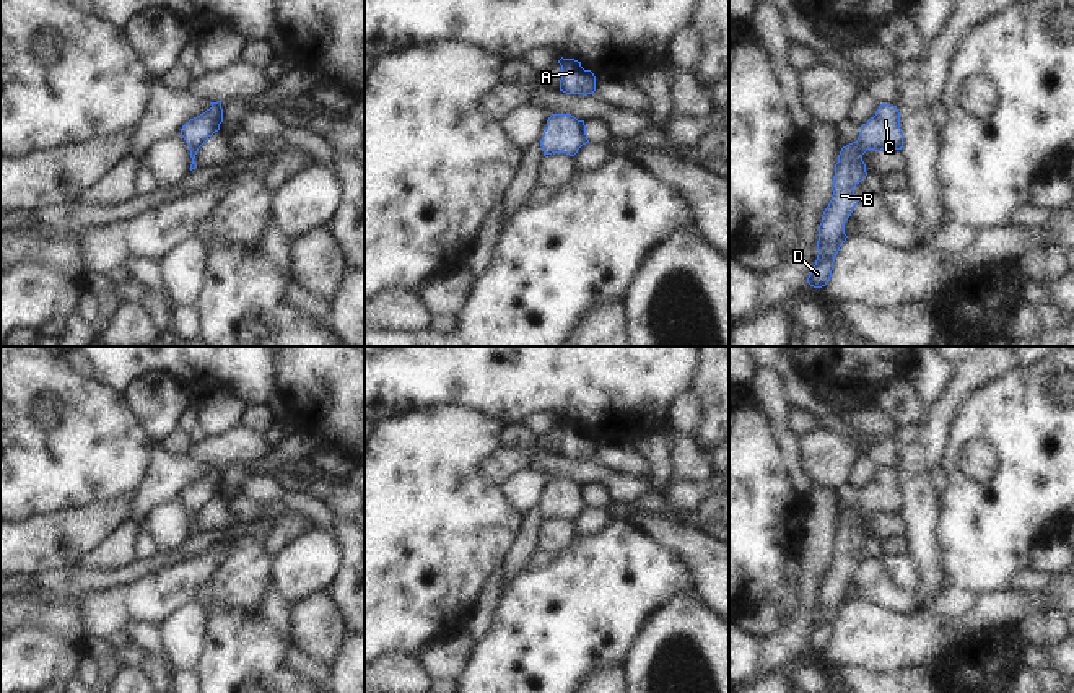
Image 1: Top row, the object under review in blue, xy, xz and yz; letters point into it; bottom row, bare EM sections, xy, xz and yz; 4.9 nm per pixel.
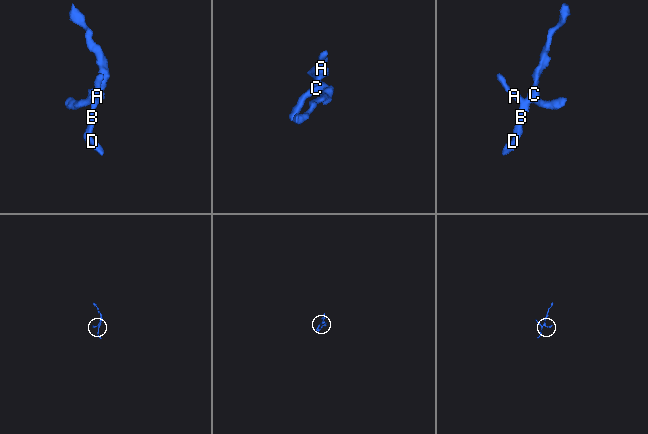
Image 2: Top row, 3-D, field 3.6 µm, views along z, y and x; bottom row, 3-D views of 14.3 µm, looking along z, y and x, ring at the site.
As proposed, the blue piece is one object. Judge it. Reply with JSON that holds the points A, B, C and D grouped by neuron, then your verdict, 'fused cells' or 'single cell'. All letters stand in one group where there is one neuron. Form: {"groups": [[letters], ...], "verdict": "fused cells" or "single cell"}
{"groups": [["A", "B", "C", "D"]], "verdict": "single cell"}

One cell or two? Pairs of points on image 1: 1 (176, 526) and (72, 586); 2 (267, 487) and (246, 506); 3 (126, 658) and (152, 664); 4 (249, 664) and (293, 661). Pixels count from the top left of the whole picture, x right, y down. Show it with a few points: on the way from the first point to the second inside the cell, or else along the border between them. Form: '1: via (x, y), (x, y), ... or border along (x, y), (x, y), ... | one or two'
1: border along (191, 536), (174, 549), (160, 552) | two
2: border along (240, 493), (254, 501) | two
3: border along (147, 654), (140, 667) | two
4: border along (292, 645), (283, 661), (303, 675) | two

